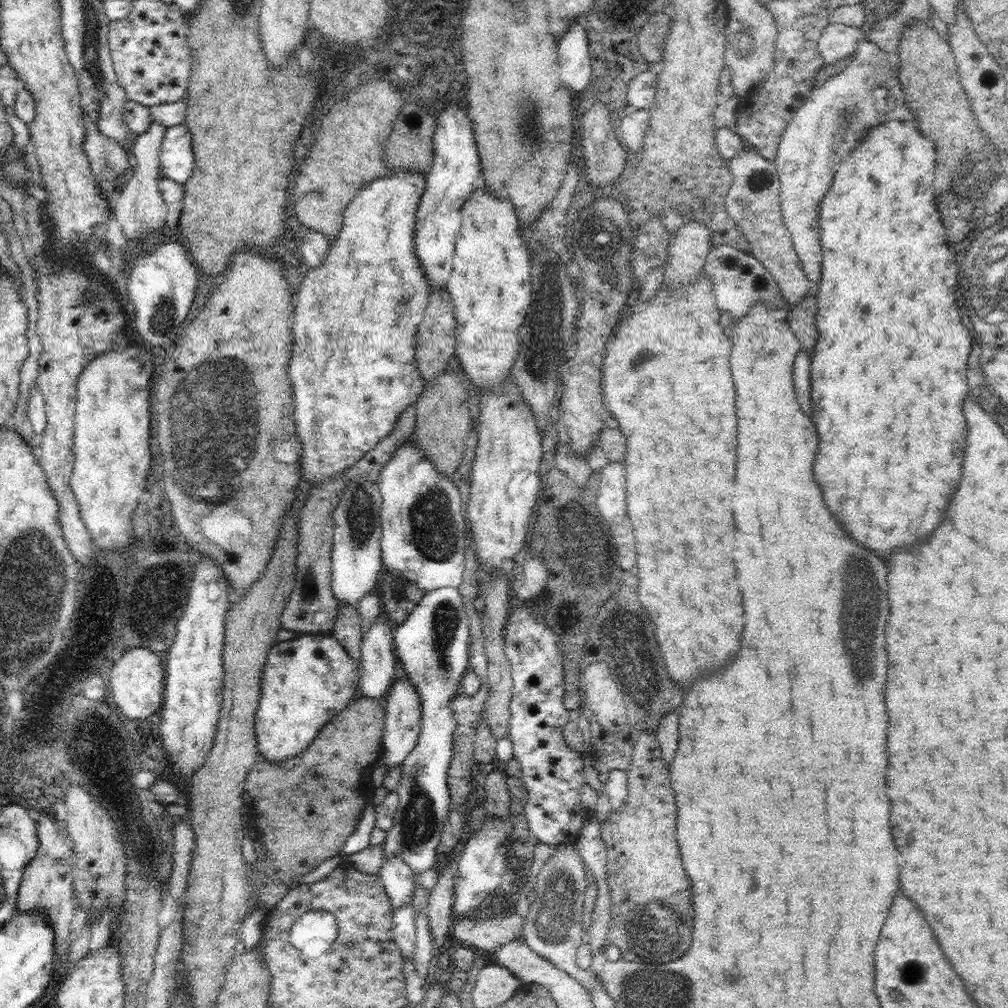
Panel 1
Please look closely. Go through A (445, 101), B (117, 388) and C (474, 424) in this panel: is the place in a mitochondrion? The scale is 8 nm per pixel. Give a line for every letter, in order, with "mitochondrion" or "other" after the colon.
A: other
B: other
C: other

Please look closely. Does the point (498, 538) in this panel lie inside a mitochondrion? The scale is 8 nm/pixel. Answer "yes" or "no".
no

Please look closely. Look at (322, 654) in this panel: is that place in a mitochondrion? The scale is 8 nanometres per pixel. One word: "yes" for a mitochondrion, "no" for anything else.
no

